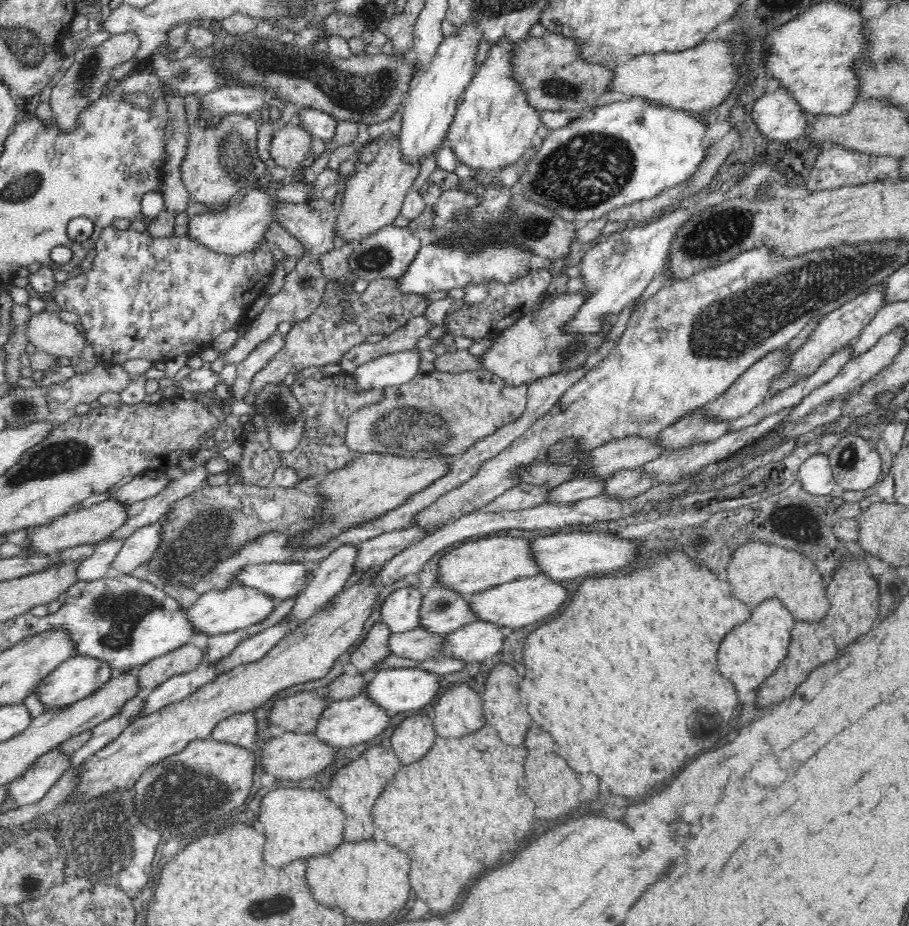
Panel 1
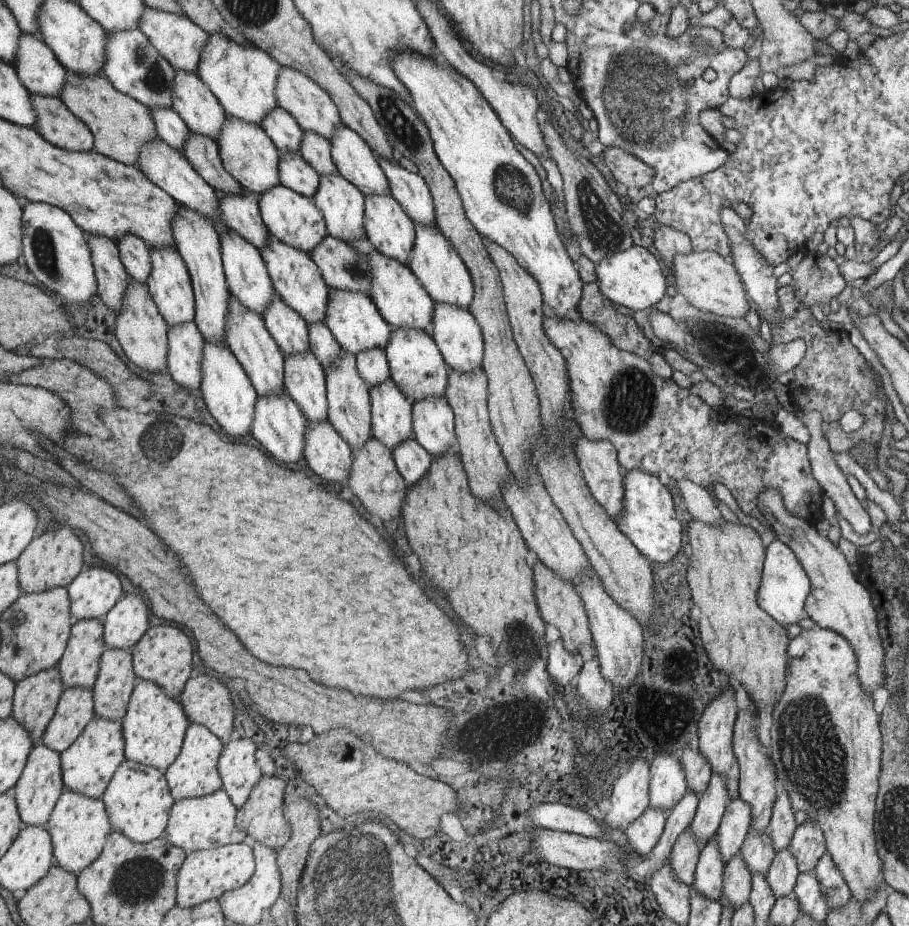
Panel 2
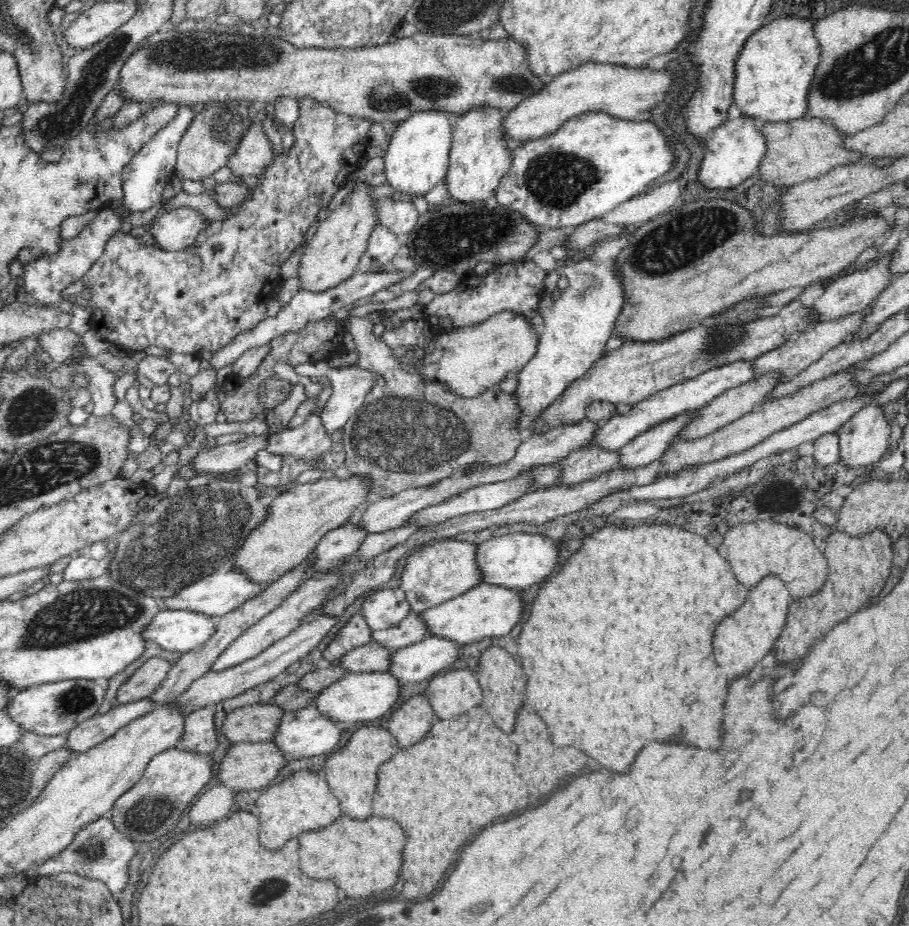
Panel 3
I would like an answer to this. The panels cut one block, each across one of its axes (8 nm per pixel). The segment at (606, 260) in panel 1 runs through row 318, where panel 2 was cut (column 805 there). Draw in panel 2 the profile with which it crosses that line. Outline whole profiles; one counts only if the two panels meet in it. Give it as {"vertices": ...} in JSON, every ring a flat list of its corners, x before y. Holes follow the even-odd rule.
{"vertices":[[775,538,765,553,764,577,761,580,757,601,783,627,799,624,806,616,805,602,811,591,811,580,794,551,780,539]]}

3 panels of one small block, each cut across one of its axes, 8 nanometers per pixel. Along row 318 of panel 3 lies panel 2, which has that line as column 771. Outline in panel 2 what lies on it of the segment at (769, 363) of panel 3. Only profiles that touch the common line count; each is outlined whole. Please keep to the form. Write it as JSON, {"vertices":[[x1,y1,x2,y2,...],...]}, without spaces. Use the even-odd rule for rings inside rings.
{"vertices":[[751,827,740,850,740,856,746,862,751,876,753,877,754,874,766,876,776,854,776,848,772,844,770,834,758,832]]}

